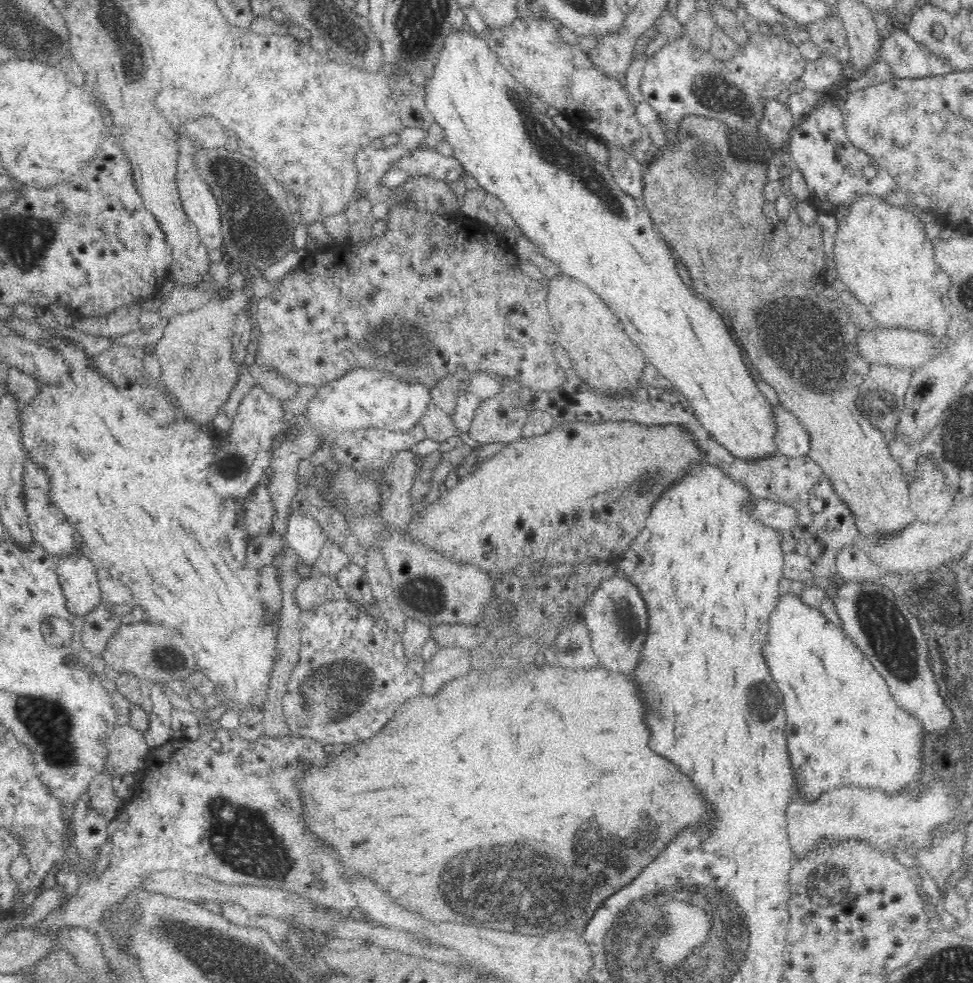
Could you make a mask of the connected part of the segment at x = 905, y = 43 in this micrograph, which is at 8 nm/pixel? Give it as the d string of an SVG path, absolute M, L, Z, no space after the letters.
M906 29L888 30L881 42L879 58L890 65L894 78L899 79L921 79L954 71L946 61L913 40Z

